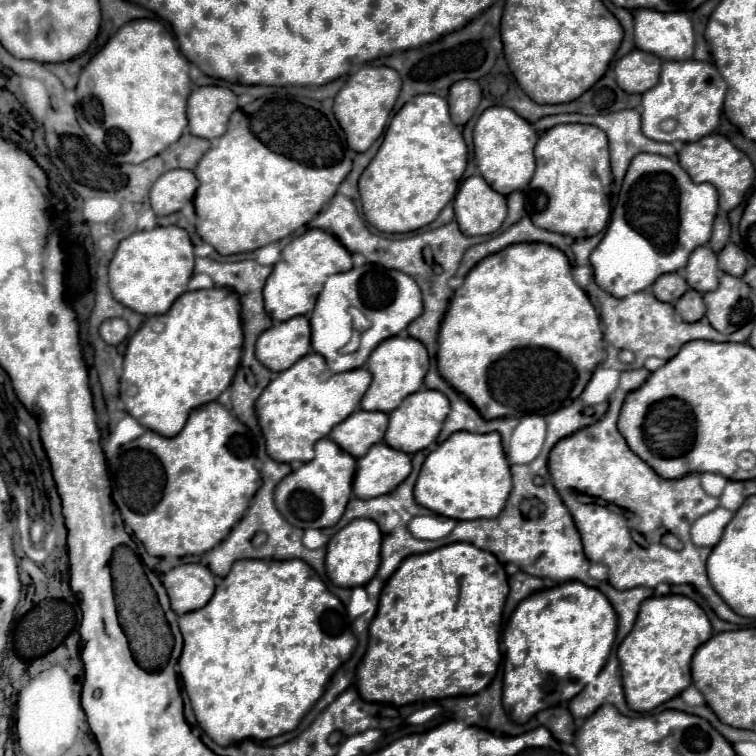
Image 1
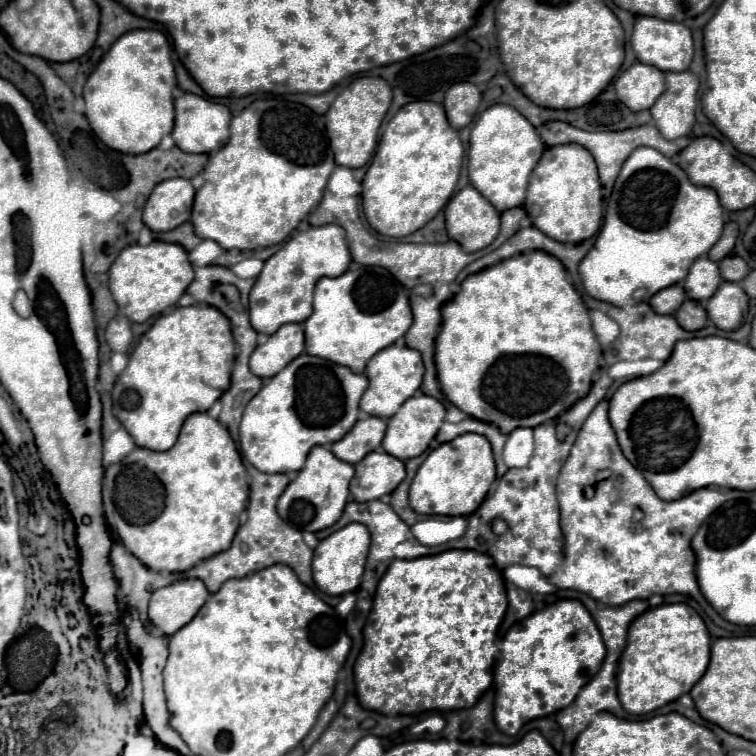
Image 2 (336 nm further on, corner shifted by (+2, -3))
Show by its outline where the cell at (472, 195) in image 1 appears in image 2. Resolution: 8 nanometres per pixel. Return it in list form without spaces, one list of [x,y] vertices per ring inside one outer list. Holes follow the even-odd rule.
[[[472,185],[460,189],[444,213],[448,235],[468,253],[488,247],[500,231],[500,213]]]

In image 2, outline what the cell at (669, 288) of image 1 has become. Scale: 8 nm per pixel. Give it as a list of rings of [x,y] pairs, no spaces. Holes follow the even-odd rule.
[[[670,285],[662,291],[658,291],[652,299],[650,299],[650,305],[656,313],[662,313],[662,315],[672,315],[680,305],[682,301],[686,299],[686,293],[682,289],[682,285]]]

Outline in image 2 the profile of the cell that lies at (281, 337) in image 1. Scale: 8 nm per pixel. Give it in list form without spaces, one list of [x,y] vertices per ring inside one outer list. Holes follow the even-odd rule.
[[[286,323],[250,357],[250,371],[262,379],[280,373],[294,357],[304,353],[304,329],[300,323]]]

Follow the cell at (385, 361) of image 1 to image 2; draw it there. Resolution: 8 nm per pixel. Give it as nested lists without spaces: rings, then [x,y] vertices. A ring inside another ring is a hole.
[[[390,345],[382,351],[378,351],[366,365],[366,377],[370,381],[366,393],[360,399],[360,409],[368,415],[374,417],[382,417],[388,419],[392,417],[400,405],[410,399],[422,383],[424,377],[424,365],[422,365],[422,357],[416,349],[410,347],[398,347],[398,345]]]

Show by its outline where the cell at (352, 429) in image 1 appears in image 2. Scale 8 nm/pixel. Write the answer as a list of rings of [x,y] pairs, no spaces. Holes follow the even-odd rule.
[[[366,417],[360,419],[340,441],[332,445],[332,453],[346,461],[346,463],[358,463],[362,457],[372,453],[380,447],[386,433],[386,421],[380,417]]]

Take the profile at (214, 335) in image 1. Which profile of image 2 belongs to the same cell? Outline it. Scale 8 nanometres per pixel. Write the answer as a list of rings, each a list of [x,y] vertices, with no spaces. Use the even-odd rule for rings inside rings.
[[[212,305],[174,307],[168,313],[160,315],[156,323],[142,335],[140,343],[134,347],[128,367],[118,377],[118,383],[124,387],[112,389],[114,413],[138,447],[166,451],[176,443],[184,419],[196,411],[208,411],[212,403],[228,389],[232,361],[234,337],[226,315],[222,315]]]

